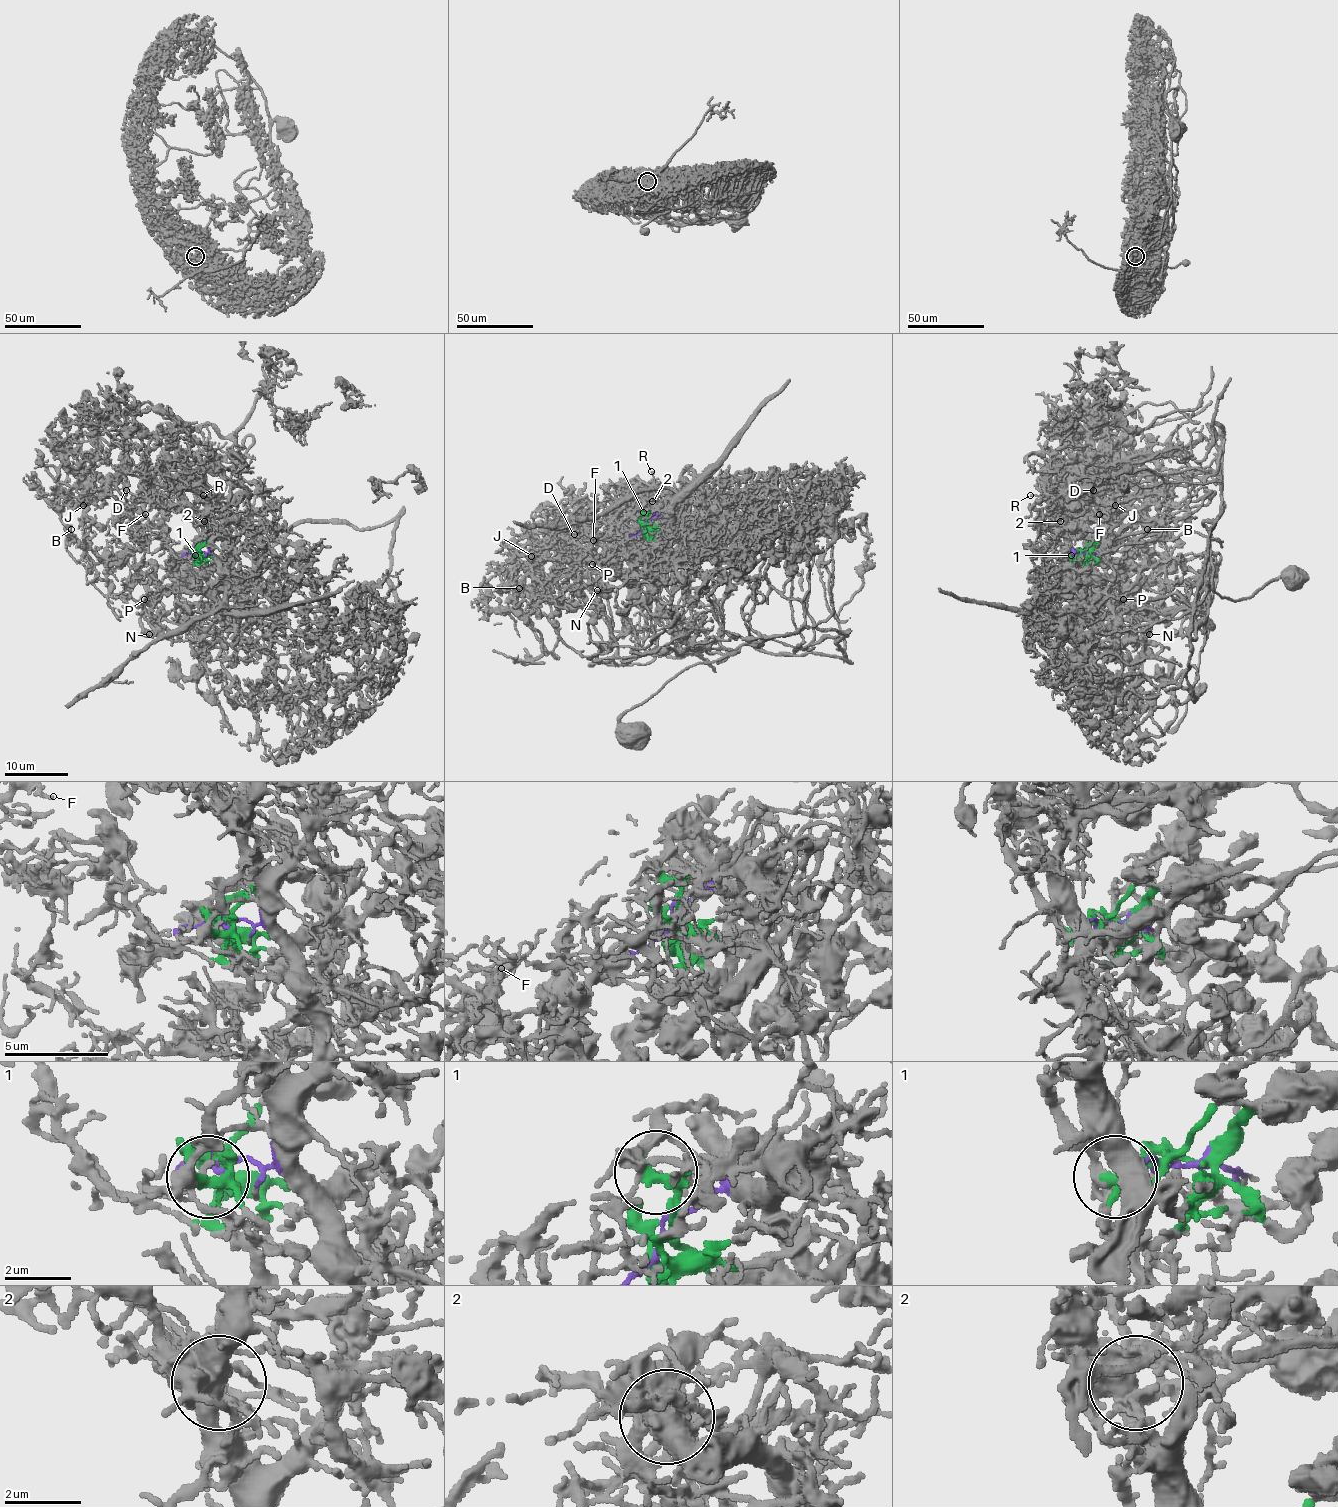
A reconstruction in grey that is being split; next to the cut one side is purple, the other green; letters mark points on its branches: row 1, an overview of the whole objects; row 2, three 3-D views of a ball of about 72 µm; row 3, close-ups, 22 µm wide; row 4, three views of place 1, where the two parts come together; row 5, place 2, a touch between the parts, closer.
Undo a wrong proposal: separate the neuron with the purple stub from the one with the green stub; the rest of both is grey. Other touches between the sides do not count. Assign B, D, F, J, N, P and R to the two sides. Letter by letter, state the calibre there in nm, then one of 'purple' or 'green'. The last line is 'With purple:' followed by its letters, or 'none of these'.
B: 140 nm | green
D: 100 nm | green
F: 190 nm | green
J: 240 nm | green
N: 170 nm | green
P: 100 nm | green
R: 140 nm | purple
With purple: R

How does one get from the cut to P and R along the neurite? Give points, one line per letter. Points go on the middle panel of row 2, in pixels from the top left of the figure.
P: (643, 525), (619, 548), (627, 580), (614, 564), (592, 564)
R: (644, 525), (655, 514), (651, 471)

